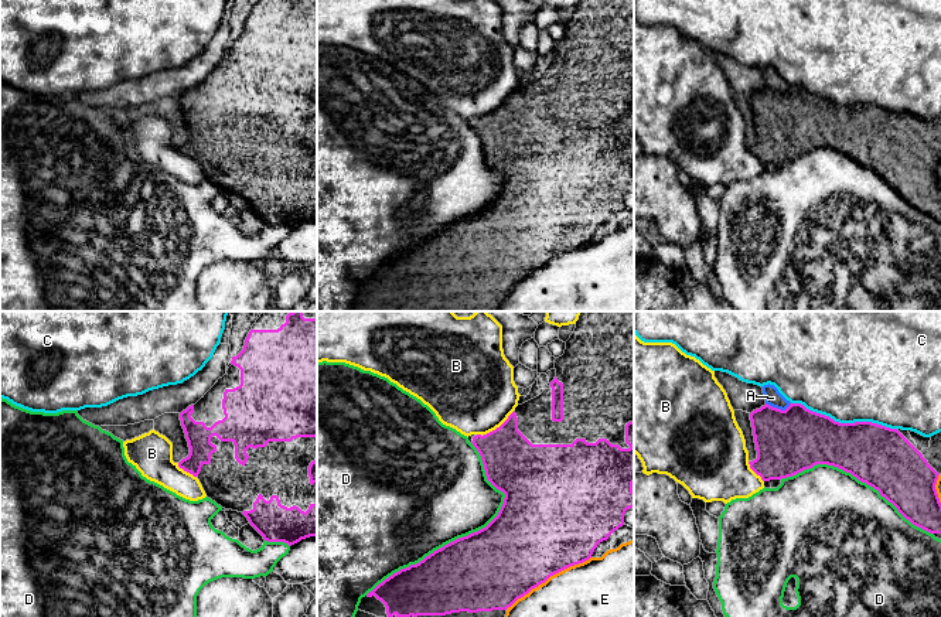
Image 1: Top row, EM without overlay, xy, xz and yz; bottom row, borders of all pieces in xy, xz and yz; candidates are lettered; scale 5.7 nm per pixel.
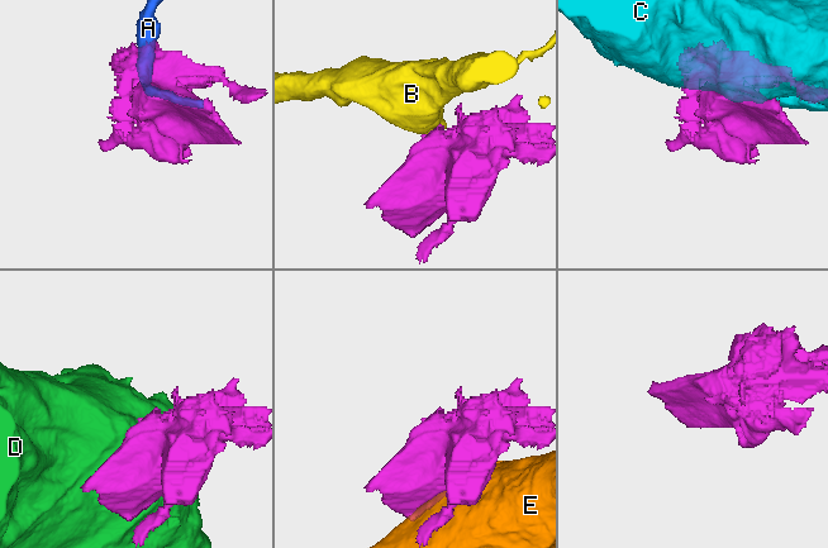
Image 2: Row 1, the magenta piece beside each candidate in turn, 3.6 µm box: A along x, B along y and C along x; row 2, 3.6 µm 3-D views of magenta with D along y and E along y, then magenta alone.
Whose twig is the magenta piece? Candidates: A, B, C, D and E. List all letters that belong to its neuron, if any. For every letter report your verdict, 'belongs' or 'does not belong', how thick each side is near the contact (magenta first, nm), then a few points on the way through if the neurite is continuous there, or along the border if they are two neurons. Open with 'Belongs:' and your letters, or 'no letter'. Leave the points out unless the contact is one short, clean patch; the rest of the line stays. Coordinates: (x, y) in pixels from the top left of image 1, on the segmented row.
Belongs: no letter
A: does not belong | 360/90 nm
B: does not belong | 320/460 nm | along xz (512, 411), (498, 426), (484, 435)
C: does not belong | 340/480 nm
D: does not belong | 460/480 nm
E: does not belong | 480/320 nm

